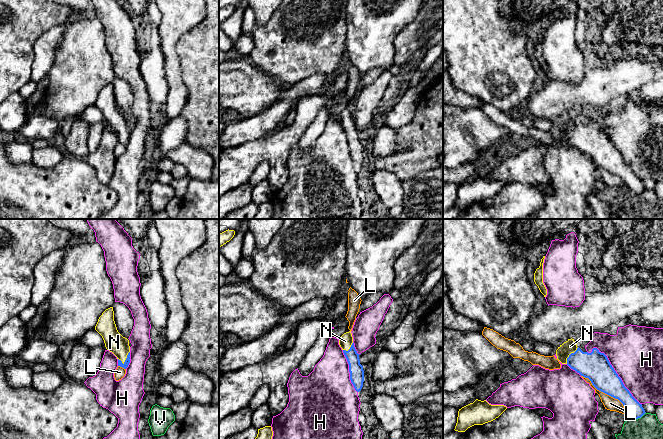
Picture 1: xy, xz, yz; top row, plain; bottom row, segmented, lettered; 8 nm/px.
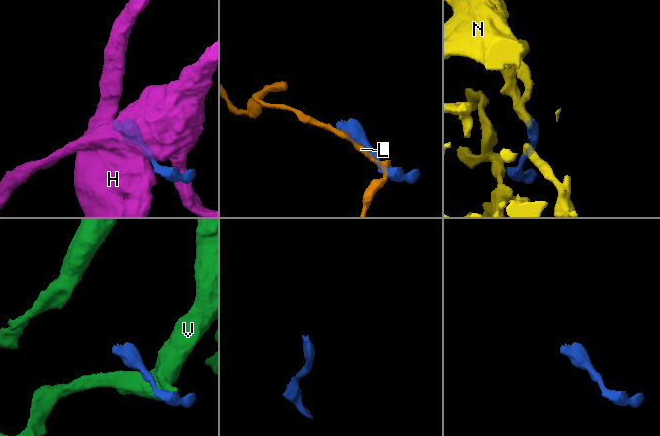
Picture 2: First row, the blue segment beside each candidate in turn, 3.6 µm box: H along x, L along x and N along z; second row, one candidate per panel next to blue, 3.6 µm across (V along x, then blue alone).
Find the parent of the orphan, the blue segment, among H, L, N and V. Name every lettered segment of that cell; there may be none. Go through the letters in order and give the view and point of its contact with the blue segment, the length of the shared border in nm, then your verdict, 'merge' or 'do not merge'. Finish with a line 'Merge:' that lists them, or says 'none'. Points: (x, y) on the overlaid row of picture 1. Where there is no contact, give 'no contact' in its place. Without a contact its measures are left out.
H: yz (614, 370) | 600 nm | do not merge
L: yz (607, 394) | 500 nm | do not merge
N: xy (126, 358) | 120 nm | merge
V: yz (636, 418) | 150 nm | do not merge
Merge: N

